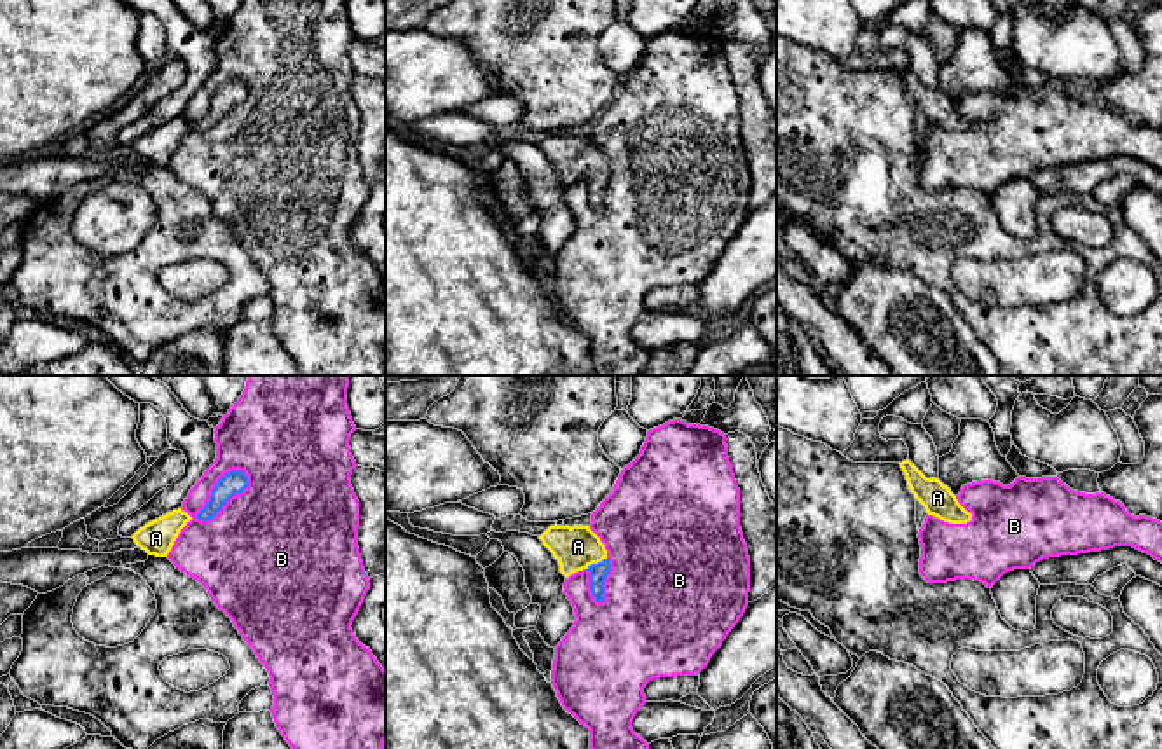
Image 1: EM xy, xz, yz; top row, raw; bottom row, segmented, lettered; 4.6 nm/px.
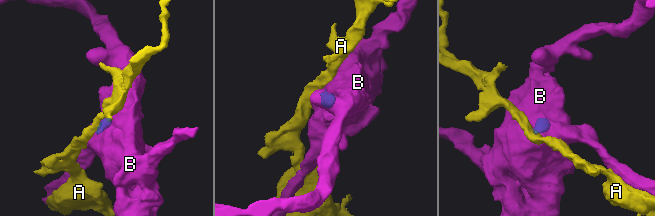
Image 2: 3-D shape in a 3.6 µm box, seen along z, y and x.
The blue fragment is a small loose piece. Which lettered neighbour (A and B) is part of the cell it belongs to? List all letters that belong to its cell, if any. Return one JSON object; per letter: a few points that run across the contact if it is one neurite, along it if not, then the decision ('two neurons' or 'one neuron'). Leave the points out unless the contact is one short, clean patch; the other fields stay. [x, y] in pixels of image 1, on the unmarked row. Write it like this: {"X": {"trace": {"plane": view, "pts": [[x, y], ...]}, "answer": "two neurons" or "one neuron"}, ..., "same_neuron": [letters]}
{"A": {"trace": {"plane": "xz", "pts": [[599, 180], [599, 171], [578, 156]]}, "answer": "one neuron"}, "B": {"trace": {"plane": "xy", "pts": [[246, 82], [246, 95], [211, 126], [205, 130], [196, 126]]}, "answer": "two neurons"}, "same_neuron": ["A"]}

